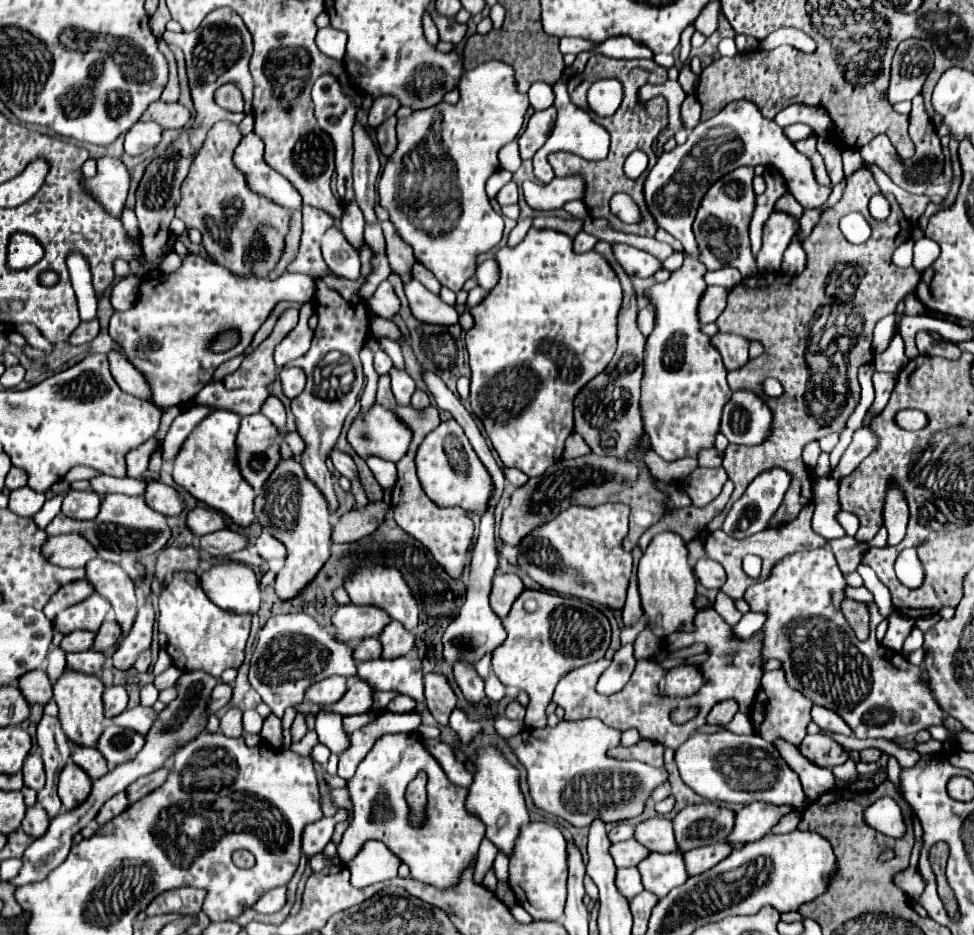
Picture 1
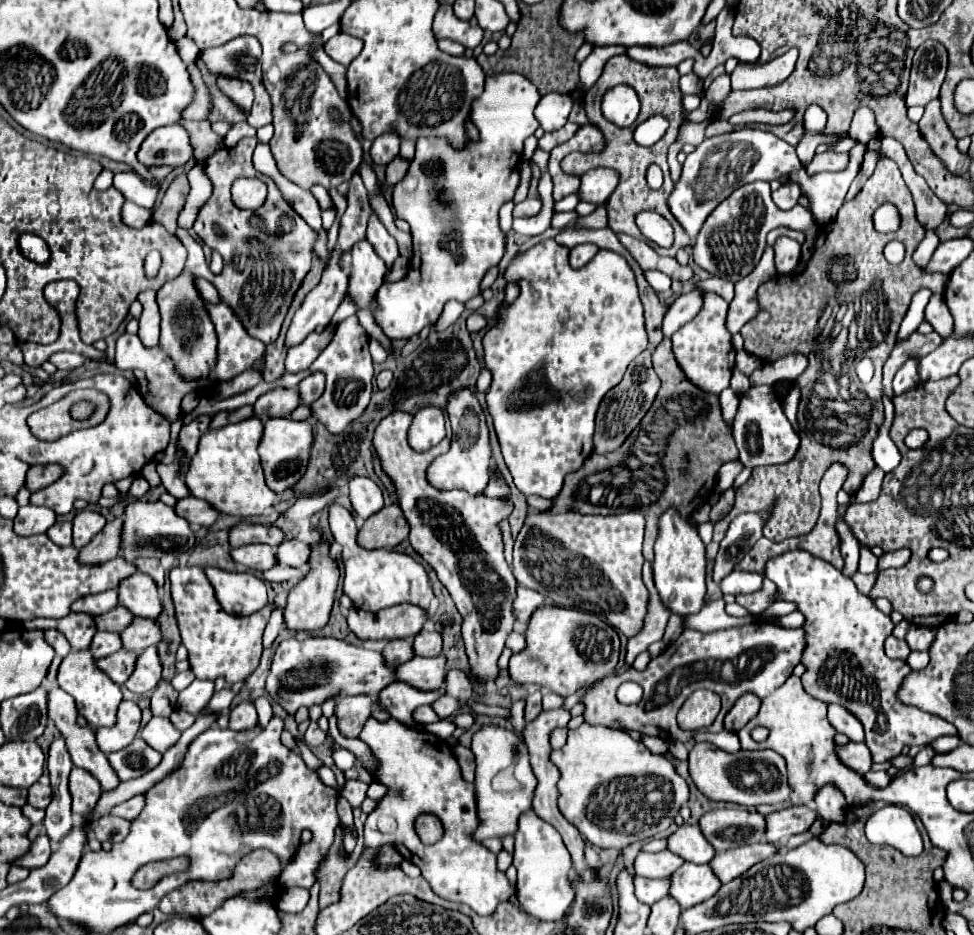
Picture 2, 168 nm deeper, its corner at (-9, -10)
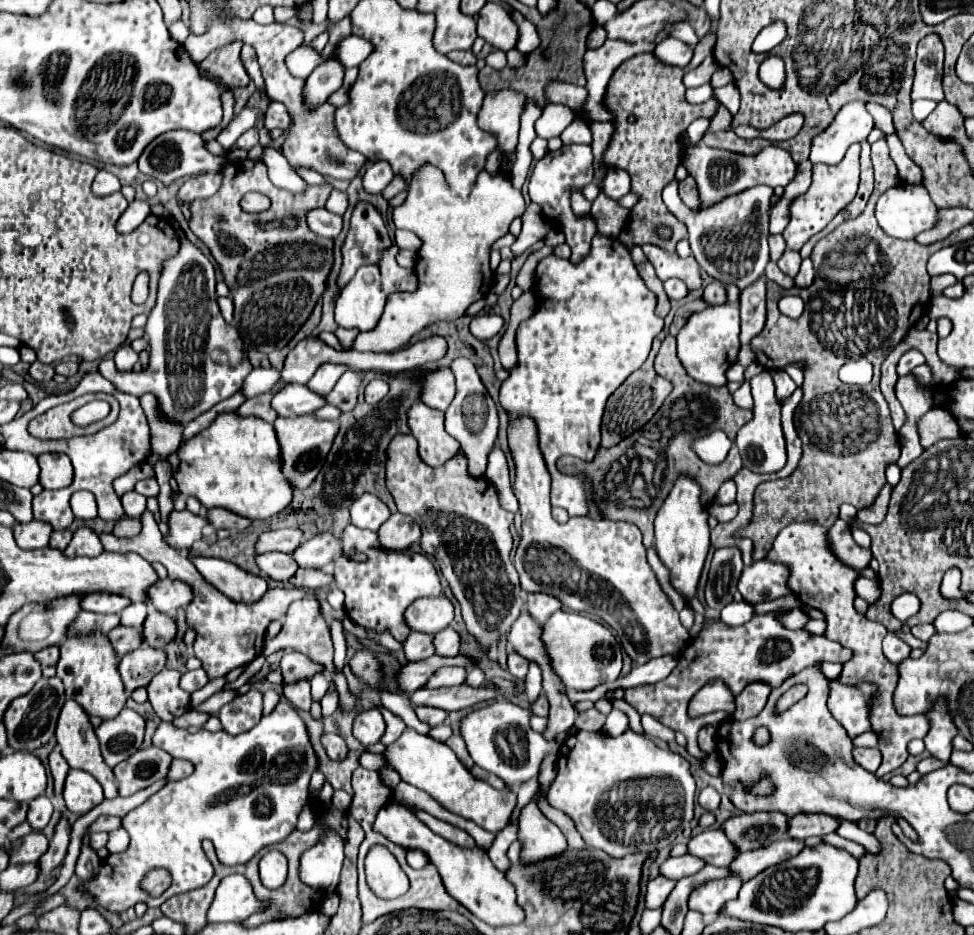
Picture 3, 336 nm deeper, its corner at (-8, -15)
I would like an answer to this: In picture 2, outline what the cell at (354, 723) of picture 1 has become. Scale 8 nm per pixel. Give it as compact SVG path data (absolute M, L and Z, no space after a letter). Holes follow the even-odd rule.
M374 717L362 727L358 739L370 747L372 757L378 763L372 773L374 781L388 789L366 819L364 847L374 849L380 847L380 843L394 845L406 861L420 867L422 877L438 897L464 903L480 915L490 915L498 903L512 895L512 887L506 875L496 869L496 855L472 837L476 831L476 799L472 795L472 783L462 779L448 743L436 735L428 735L428 731L404 727L402 723L396 723L396 719L378 721ZM418 813L434 813L440 817L444 825L442 841L430 847L422 845L414 831Z

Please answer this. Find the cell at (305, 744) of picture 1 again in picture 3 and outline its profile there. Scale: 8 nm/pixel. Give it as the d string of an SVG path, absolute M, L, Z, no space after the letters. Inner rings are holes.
M331 688L331 690L323 696L321 706L323 706L323 718L327 718L329 714L333 714L333 712L337 710L337 706L339 706L339 692L337 692L337 688Z

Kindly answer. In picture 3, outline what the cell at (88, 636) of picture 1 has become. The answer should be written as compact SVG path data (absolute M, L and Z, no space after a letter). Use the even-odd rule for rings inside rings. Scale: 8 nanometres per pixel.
M117 626L107 636L109 636L117 656L125 656L127 652L131 652L143 644L143 634L129 626Z

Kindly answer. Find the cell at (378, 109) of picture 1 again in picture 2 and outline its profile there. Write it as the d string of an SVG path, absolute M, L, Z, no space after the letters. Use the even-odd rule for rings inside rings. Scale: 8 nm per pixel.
M388 131L378 135L378 139L372 143L370 157L376 165L388 165L400 151L400 135L396 131Z

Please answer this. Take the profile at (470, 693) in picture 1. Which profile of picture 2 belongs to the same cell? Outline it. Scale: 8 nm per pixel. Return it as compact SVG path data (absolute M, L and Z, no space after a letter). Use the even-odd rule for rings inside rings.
M394 409L378 423L378 427L374 431L374 447L380 455L382 469L392 477L392 481L398 489L398 497L400 497L398 505L404 511L404 517L410 525L410 535L408 535L410 545L436 571L438 579L450 591L458 611L464 617L462 637L464 637L464 645L466 645L466 655L468 655L468 663L470 663L472 679L476 683L496 681L496 677L498 677L496 659L500 657L500 653L504 649L504 639L506 639L508 631L512 631L512 625L514 625L512 599L516 597L516 579L512 575L512 569L504 561L502 539L500 539L500 529L498 529L498 523L510 515L512 501L504 503L500 499L490 499L486 495L472 497L466 491L436 491L434 487L430 487L426 481L426 467L430 465L430 461L436 455L442 455L444 451L448 451L450 441L442 439L436 447L432 447L424 453L418 453L408 443L410 423L412 423L412 413L402 411L402 409Z

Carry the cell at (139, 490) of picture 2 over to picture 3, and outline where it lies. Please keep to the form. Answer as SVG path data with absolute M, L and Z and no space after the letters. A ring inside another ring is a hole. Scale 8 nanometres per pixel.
M135 490L131 492L125 492L121 496L121 502L123 502L123 508L125 508L125 514L131 516L131 518L141 518L141 514L145 512L145 504L147 504L147 498Z

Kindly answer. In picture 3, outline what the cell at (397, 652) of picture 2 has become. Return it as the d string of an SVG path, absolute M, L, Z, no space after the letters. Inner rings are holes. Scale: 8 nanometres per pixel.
M411 632L411 636L403 642L405 646L405 656L415 662L415 660L423 660L435 654L435 646L433 646L433 636L427 636L423 632Z

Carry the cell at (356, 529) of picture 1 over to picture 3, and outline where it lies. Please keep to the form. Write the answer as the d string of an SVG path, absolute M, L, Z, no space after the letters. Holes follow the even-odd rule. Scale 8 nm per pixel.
M393 514L387 524L377 532L383 548L387 550L407 550L421 538L421 528L405 514Z

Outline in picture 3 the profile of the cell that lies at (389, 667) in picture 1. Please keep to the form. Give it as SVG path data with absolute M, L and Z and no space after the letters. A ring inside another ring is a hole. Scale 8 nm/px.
M439 668L435 676L427 682L427 688L441 688L441 686L459 686L465 682L467 670L465 668Z

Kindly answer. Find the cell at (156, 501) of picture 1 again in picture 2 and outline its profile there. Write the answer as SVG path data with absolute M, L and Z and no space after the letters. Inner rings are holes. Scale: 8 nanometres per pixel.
M194 495L178 499L174 505L174 511L178 517L184 517L188 523L196 523L202 527L210 527L218 515L206 501L198 499Z

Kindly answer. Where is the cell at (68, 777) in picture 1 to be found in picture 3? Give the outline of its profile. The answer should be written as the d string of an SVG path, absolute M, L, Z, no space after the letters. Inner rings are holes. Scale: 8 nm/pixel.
M69 770L65 778L63 800L73 814L81 816L103 802L103 788L89 772Z

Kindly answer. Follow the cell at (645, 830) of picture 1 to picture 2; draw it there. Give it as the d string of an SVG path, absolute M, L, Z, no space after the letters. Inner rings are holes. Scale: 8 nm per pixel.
M698 825L678 827L678 831L674 831L666 839L666 843L668 843L668 851L692 863L708 863L716 853L712 845L704 839L704 835L700 835Z

